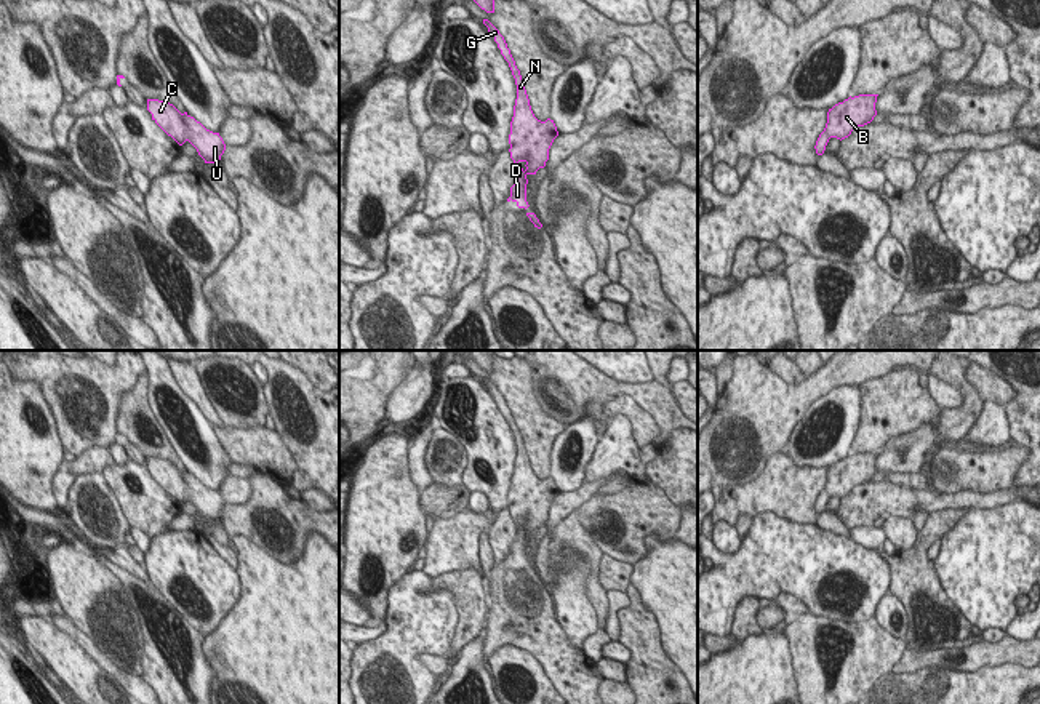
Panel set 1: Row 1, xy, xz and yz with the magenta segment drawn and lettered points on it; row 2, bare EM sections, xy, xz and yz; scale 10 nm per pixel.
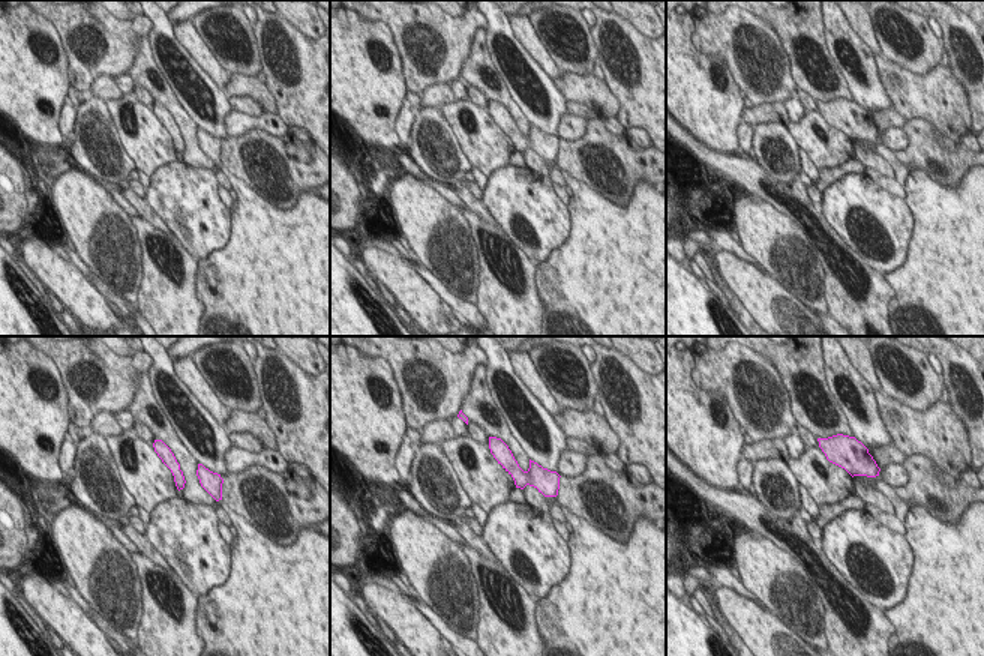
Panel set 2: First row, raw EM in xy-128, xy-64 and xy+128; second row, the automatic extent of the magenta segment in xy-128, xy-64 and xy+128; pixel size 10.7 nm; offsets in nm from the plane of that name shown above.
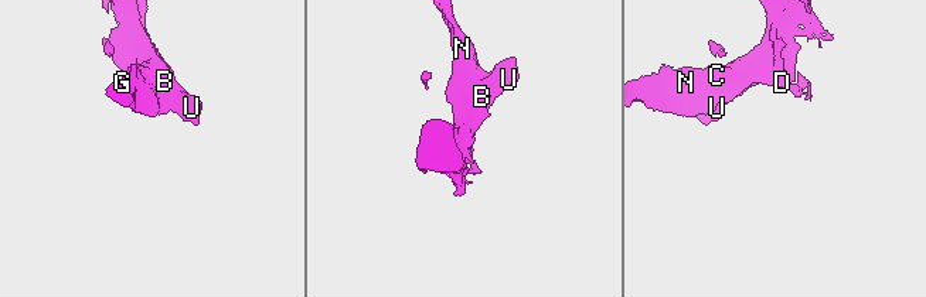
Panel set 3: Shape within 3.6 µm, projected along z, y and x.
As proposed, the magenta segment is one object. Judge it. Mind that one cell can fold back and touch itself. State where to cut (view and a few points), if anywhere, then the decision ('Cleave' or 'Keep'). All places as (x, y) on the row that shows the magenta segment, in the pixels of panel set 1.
No split. Keep

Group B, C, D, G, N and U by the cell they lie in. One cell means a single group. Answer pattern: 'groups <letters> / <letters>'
groups B C D G N U

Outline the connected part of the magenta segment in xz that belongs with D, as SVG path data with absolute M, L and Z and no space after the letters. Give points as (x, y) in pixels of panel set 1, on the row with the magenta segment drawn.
M483 19L483 24L488 27L488 32L494 37L494 42L501 50L501 54L509 62L517 85L517 99L509 134L509 152L517 166L517 179L510 187L510 197L507 202L512 200L518 208L526 210L530 206L526 202L526 176L536 174L539 168L546 166L546 162L549 160L549 149L558 136L558 131L554 120L547 118L546 122L541 122L534 117L520 70L515 66L504 37L488 19Z

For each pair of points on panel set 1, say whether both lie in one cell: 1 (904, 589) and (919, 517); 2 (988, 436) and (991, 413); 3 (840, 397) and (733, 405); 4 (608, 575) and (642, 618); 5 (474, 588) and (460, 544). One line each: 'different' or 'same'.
1: different
2: same
3: different
4: different
5: different

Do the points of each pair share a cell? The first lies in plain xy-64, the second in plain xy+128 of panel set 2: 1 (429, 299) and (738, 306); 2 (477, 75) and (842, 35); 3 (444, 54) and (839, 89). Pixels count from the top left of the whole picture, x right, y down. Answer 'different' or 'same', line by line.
1: different
2: different
3: different

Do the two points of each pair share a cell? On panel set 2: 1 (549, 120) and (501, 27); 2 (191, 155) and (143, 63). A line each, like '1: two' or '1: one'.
1: one
2: one

